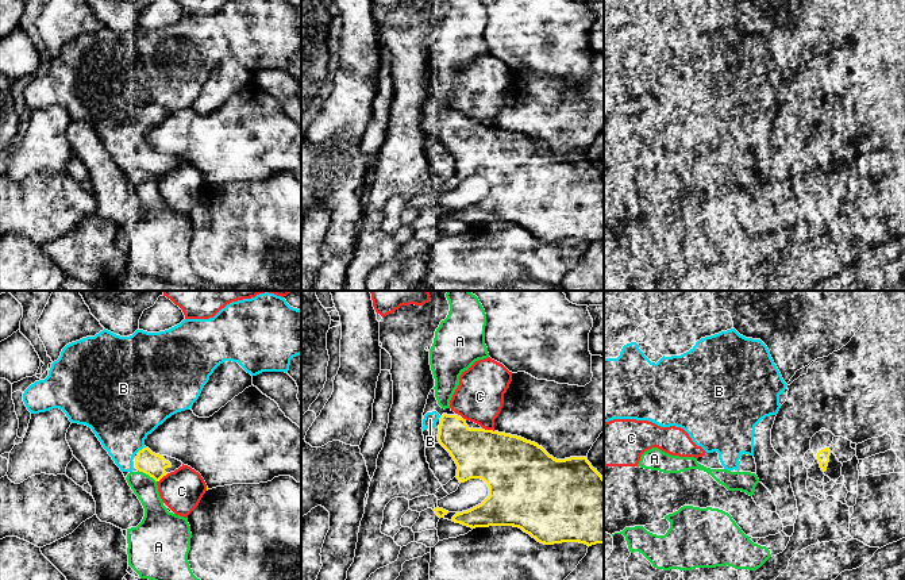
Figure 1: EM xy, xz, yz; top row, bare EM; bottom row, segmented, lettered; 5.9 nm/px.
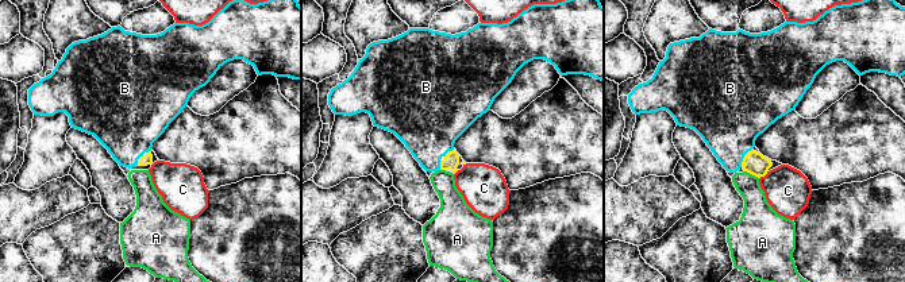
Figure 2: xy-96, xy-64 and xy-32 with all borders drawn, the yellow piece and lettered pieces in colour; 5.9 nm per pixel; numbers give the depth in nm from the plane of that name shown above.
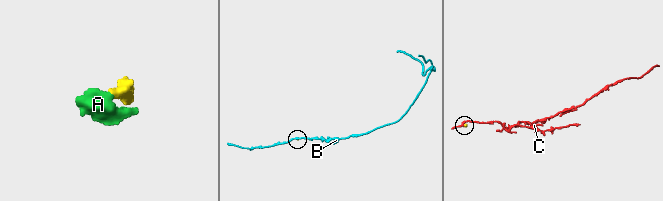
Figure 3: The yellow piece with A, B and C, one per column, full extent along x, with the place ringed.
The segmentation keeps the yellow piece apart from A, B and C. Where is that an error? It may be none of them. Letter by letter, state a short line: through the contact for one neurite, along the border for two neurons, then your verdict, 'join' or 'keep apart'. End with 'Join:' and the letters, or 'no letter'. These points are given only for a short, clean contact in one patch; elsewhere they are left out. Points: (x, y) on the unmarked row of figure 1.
A: keep apart
B: join
C: xz (482, 125), (493, 129) | keep apart
Join: B

